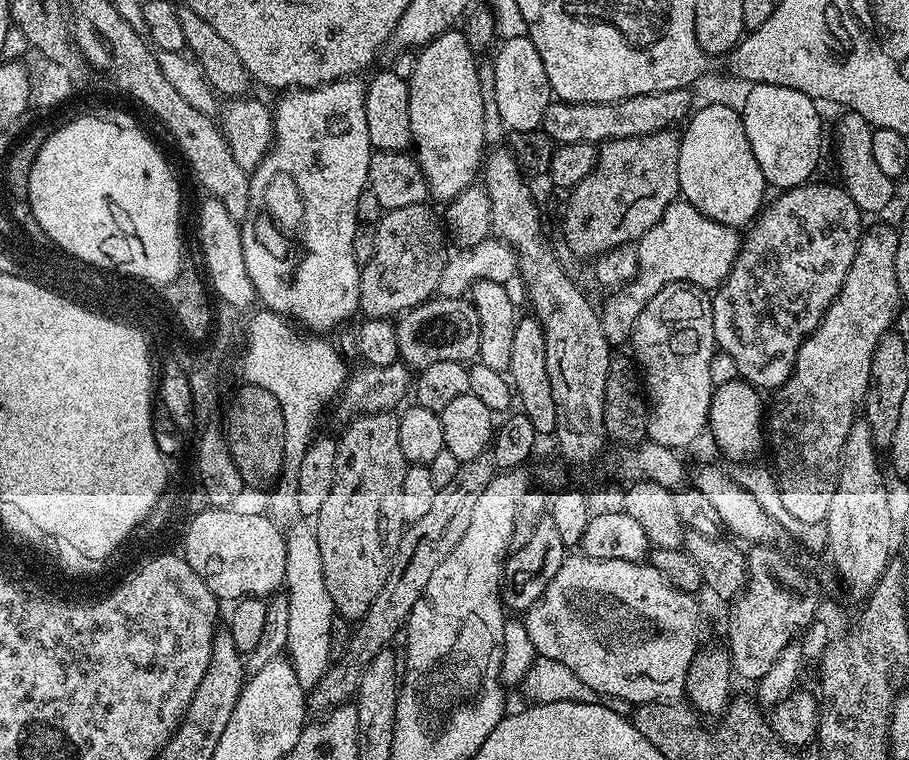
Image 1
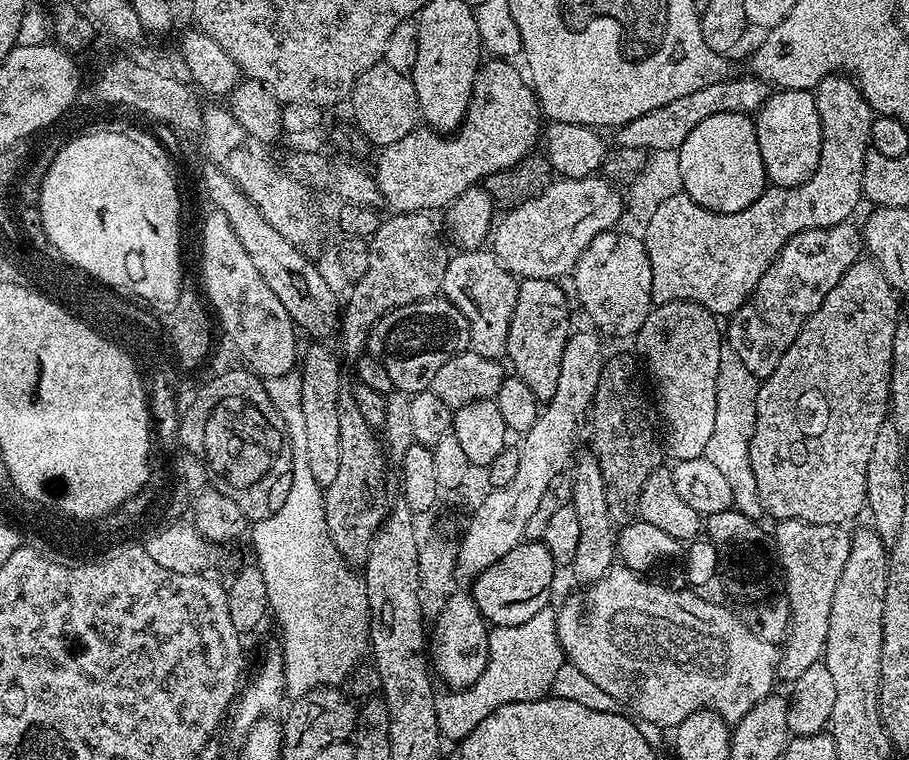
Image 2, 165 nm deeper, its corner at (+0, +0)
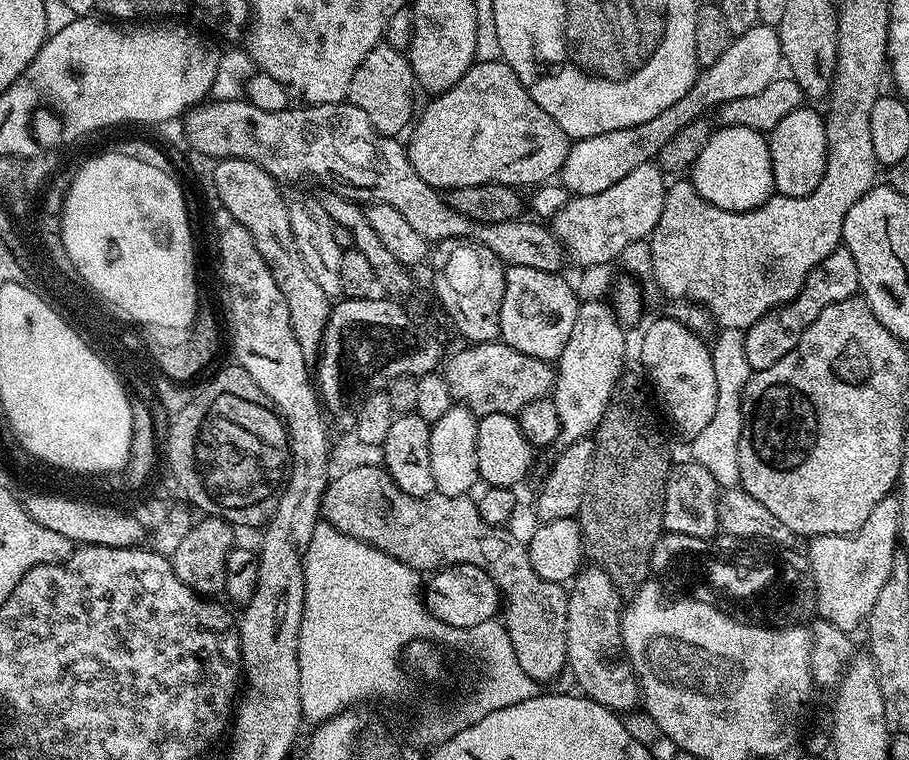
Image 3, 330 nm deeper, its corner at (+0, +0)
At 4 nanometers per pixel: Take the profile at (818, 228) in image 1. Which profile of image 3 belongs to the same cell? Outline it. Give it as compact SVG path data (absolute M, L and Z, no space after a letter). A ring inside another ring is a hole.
M838 247L809 274L802 290L790 303L762 314L758 322L746 329L746 362L750 362L752 371L761 372L766 370L766 366L774 366L774 362L786 358L786 354L798 346L798 338L802 338L806 326L810 326L826 306L834 306L834 302L842 302L859 292L858 265L854 263L854 254L850 254L848 248Z

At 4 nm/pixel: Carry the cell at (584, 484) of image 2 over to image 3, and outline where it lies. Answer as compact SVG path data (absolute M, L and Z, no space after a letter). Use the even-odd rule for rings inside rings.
M581 567L567 589L566 661L581 693L589 700L606 706L617 714L627 714L641 703L640 683L622 655L620 643L621 593L614 581L600 568Z

